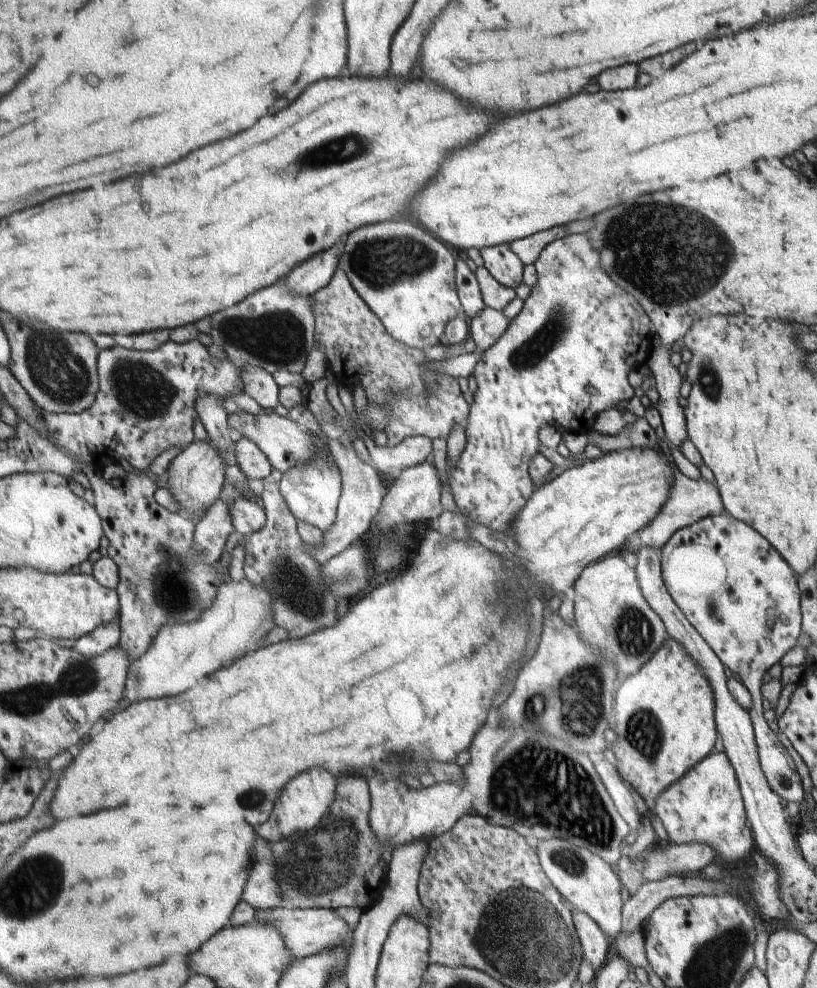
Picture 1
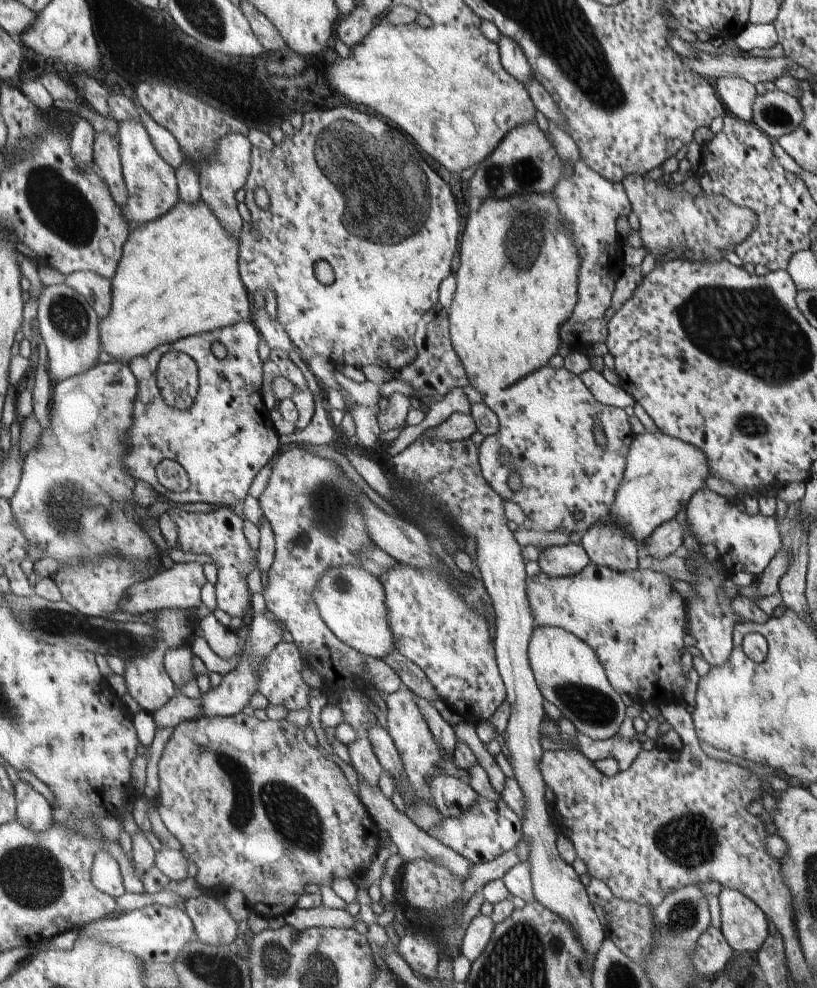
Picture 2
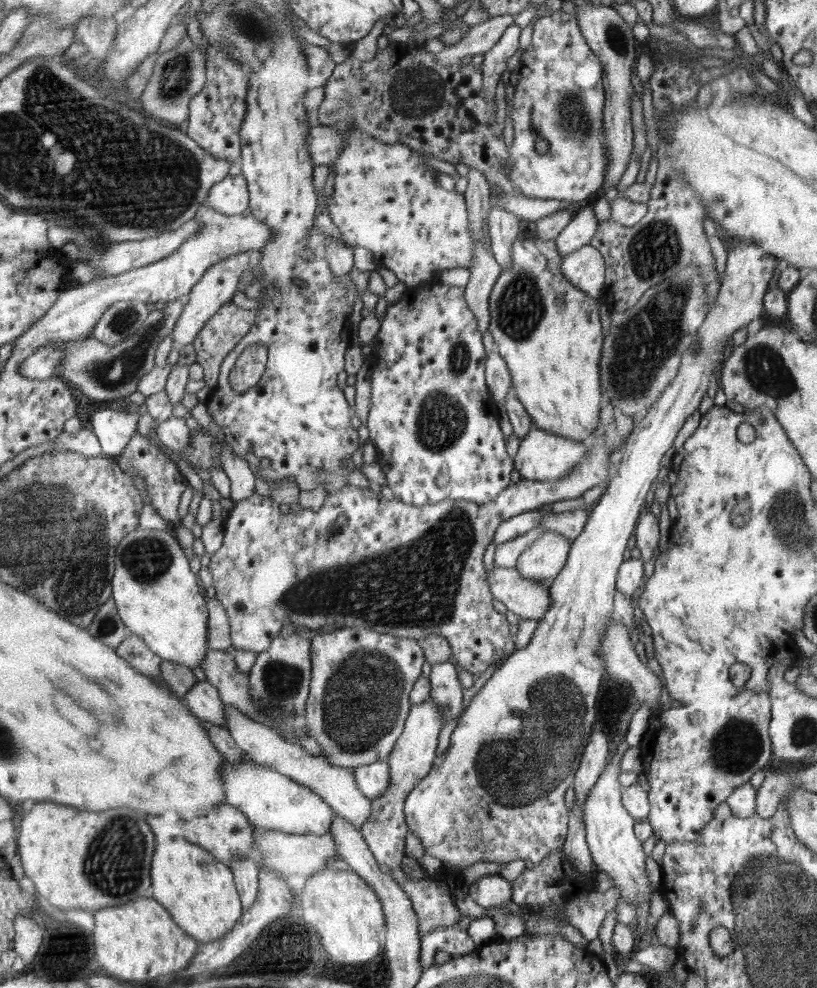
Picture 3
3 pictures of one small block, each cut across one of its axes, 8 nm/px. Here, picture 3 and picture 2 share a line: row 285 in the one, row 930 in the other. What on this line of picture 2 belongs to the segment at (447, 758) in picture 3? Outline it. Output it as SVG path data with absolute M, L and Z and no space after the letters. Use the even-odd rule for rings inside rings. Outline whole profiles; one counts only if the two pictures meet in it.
M724 887L719 894L724 938L738 952L758 952L772 936L772 920L755 900L739 889Z

